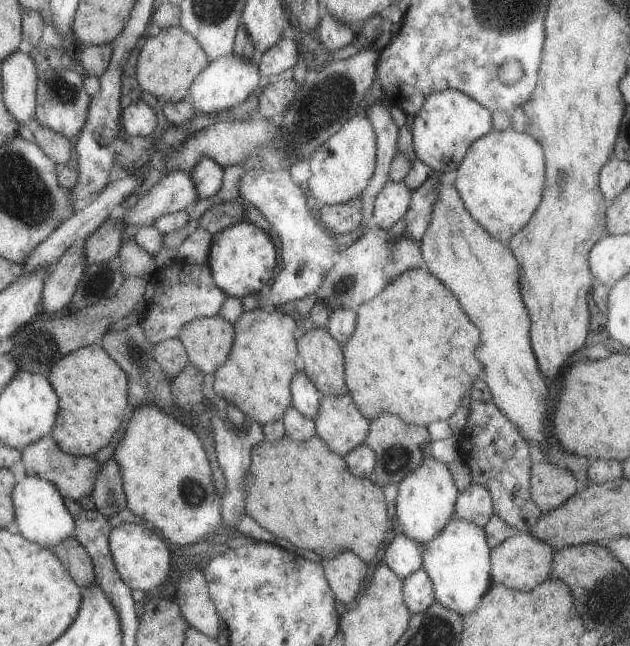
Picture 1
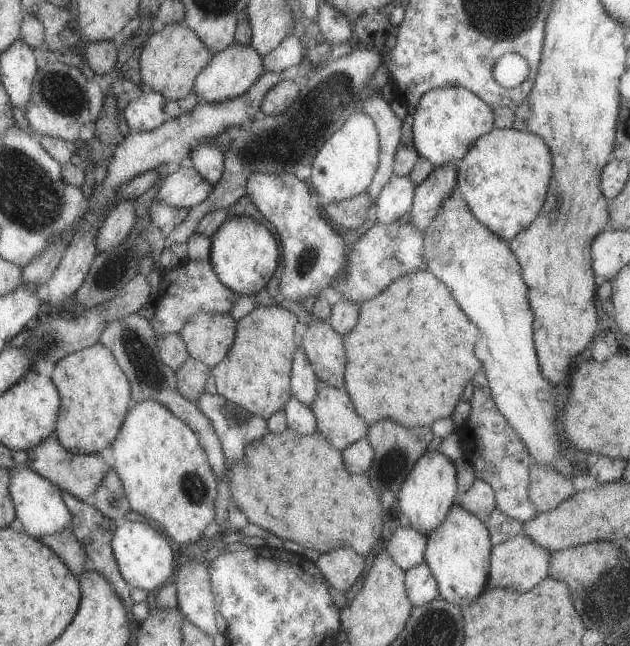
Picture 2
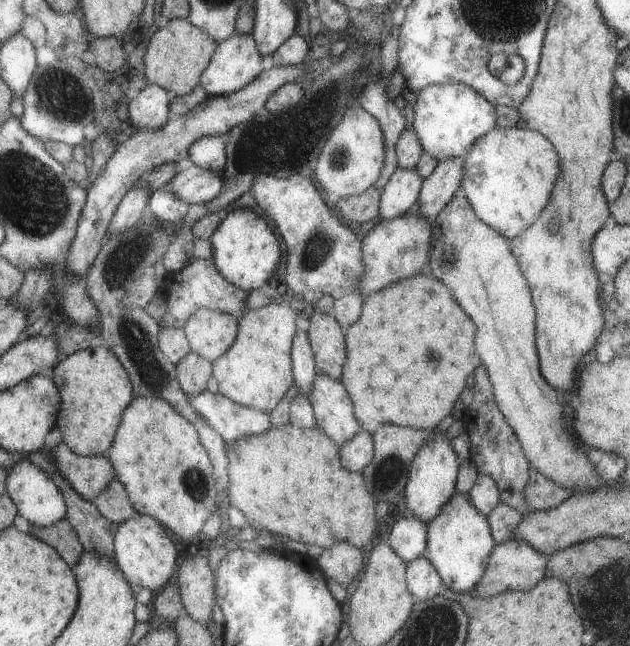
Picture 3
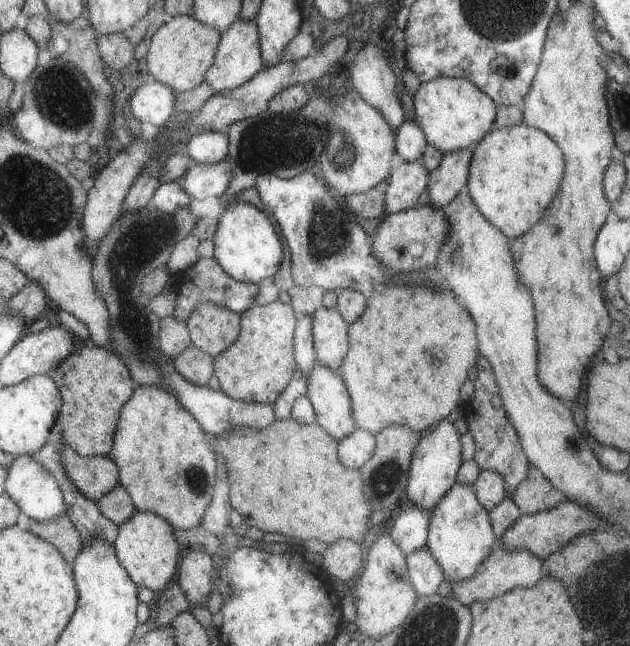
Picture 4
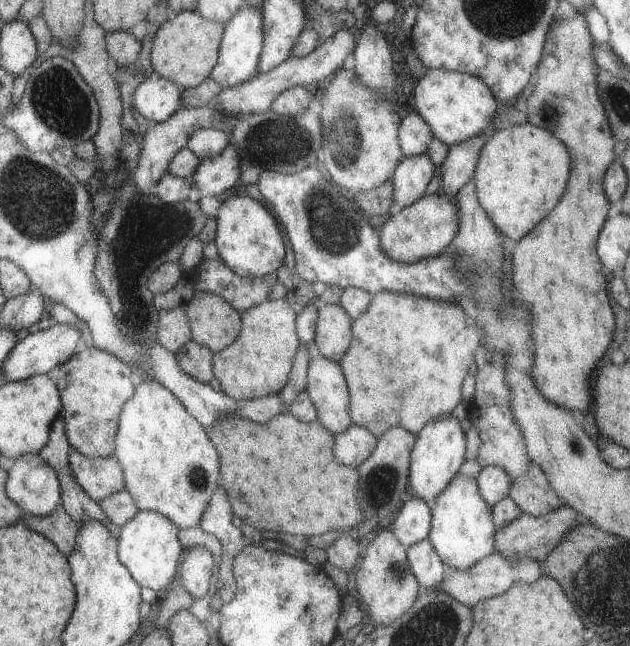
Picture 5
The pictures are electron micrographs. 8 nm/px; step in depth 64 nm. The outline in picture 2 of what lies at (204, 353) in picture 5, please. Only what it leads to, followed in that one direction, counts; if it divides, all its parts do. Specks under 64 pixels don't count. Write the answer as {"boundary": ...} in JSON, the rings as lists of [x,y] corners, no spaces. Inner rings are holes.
{"boundary":[[[193,358],[185,360],[175,370],[175,378],[177,378],[175,388],[177,388],[179,396],[195,404],[205,394],[203,392],[203,384],[205,384],[205,380],[207,380],[209,374],[211,374],[211,370],[205,364],[201,364],[201,362],[193,360]]]}

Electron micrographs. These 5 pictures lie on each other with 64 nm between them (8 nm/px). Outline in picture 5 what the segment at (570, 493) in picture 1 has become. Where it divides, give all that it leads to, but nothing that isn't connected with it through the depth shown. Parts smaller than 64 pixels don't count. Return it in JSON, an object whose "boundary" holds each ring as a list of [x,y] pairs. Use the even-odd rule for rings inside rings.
{"boundary":[[[531,462],[527,472],[511,484],[509,498],[527,516],[543,516],[563,504],[535,462]]]}

